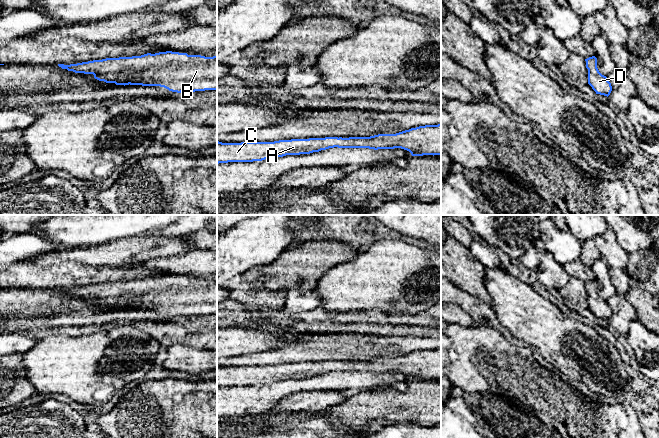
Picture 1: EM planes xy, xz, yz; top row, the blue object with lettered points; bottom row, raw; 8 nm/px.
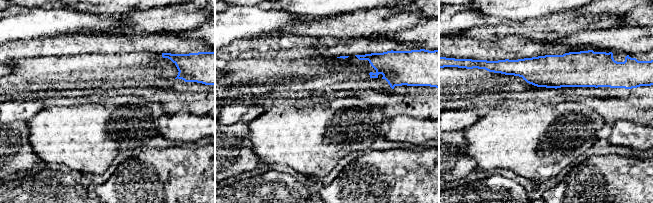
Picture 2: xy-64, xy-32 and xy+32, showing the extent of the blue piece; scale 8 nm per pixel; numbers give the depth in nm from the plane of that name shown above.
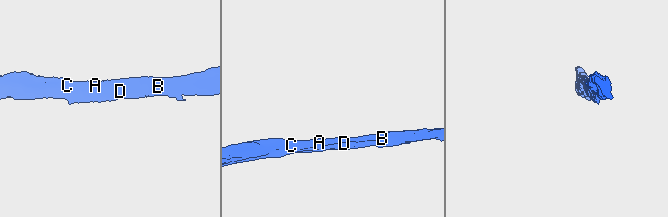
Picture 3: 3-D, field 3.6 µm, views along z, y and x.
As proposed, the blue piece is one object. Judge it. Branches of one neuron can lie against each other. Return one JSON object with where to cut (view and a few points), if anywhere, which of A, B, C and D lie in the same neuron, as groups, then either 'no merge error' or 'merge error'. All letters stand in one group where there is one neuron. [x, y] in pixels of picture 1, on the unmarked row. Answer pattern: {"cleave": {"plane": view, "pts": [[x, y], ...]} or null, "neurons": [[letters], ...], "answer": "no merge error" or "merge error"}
{"cleave": null, "neurons": [["A", "B", "C", "D"]], "answer": "no merge error"}

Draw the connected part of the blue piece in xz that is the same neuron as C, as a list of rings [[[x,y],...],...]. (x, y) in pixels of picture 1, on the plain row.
[[[441,348],[370,361],[325,361],[241,367],[217,365],[217,388],[262,385],[286,379],[310,378],[334,371],[374,374],[401,372],[409,375],[412,380],[441,379]]]

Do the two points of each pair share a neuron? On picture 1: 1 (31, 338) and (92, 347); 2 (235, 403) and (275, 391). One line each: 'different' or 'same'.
1: different
2: same

